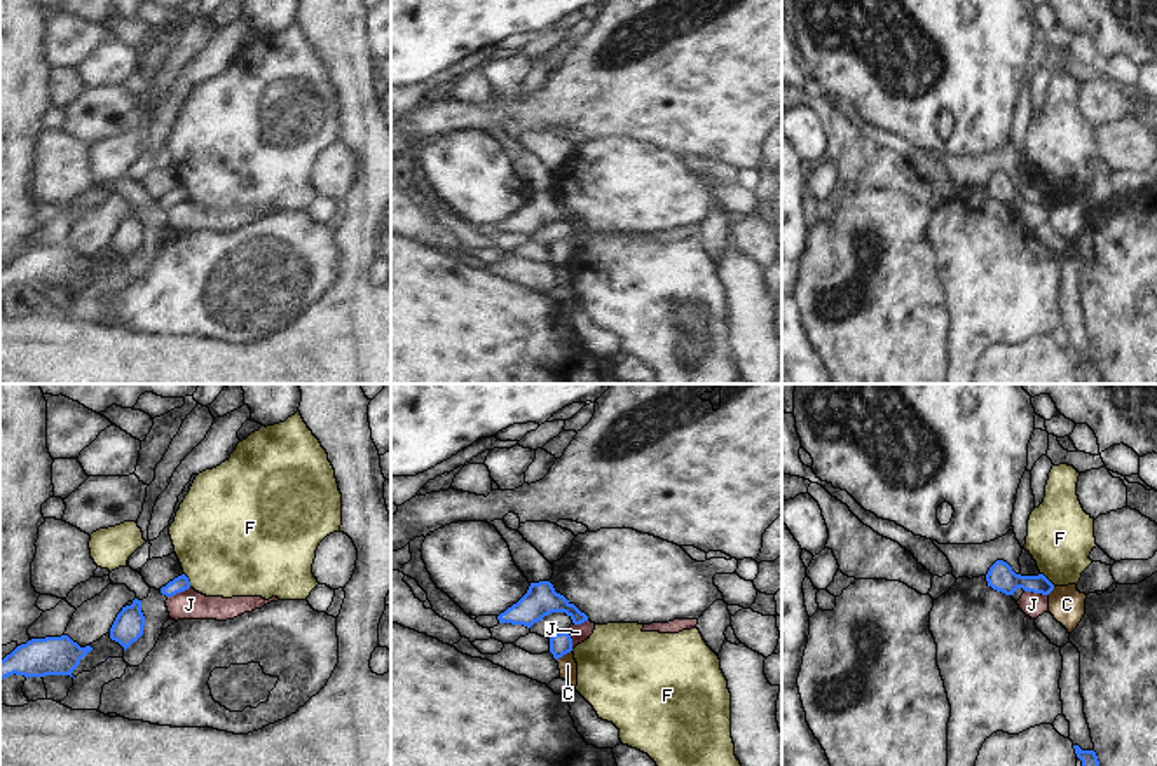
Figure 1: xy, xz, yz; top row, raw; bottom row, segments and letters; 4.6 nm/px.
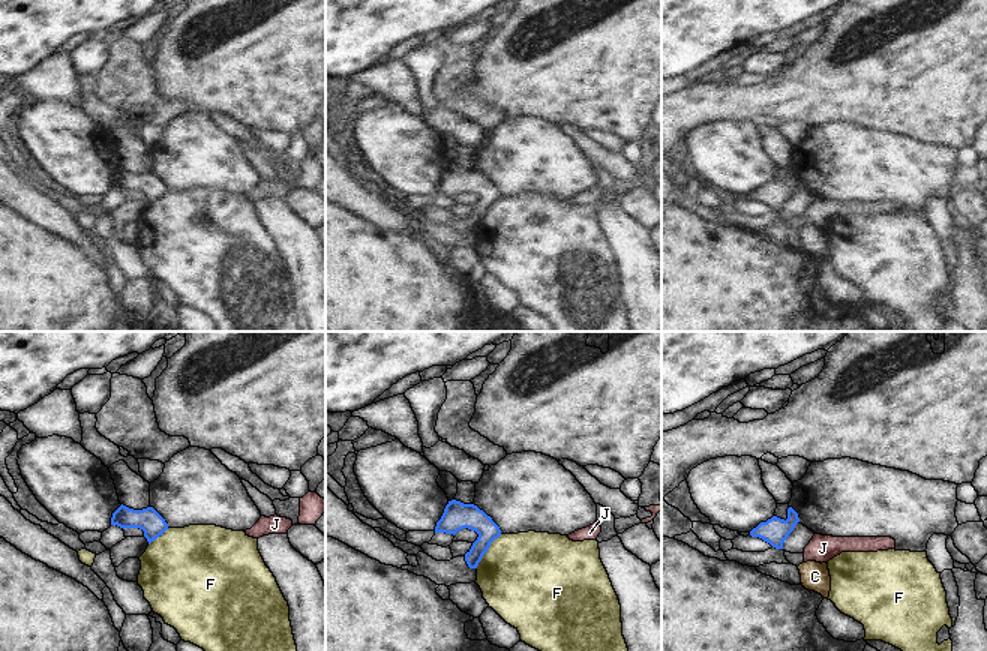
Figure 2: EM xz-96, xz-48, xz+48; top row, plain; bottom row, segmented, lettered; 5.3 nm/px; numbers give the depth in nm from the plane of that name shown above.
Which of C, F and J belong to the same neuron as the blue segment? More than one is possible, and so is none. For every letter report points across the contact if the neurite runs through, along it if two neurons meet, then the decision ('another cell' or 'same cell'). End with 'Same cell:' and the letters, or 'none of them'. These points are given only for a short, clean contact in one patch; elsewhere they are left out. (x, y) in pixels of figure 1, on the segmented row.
C: border xz (571, 649), (557, 660); another cell
F: another cell
J: border yz (1025, 590), (1047, 595); another cell
Same cell: none of them

